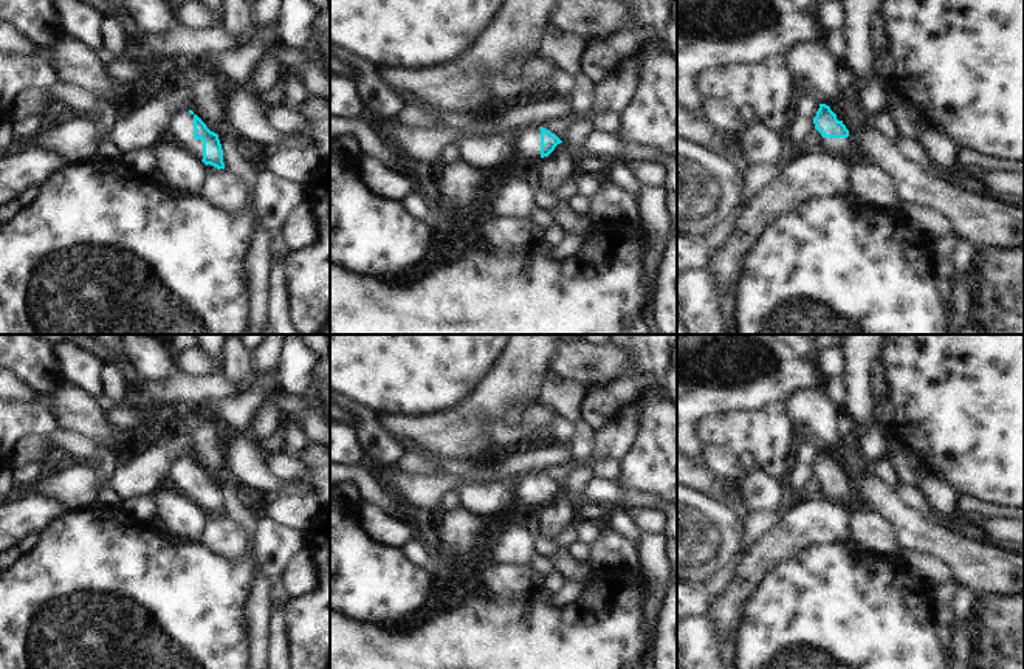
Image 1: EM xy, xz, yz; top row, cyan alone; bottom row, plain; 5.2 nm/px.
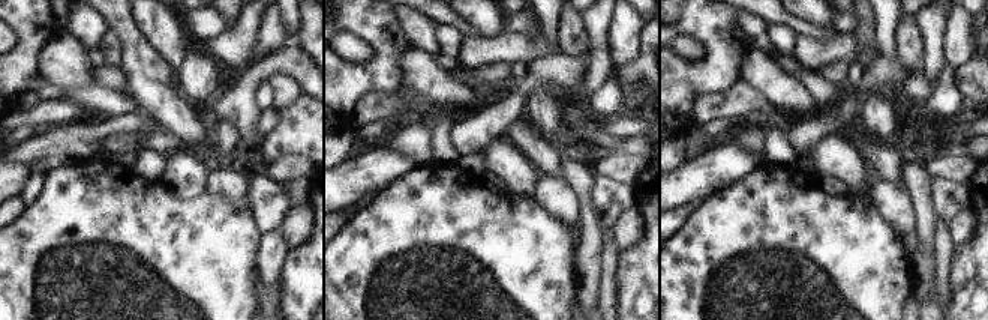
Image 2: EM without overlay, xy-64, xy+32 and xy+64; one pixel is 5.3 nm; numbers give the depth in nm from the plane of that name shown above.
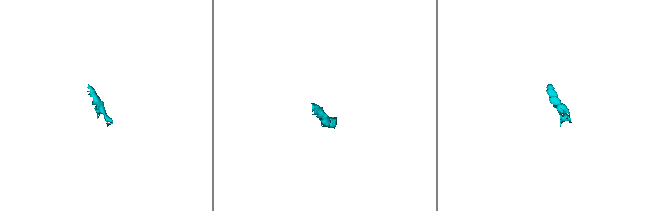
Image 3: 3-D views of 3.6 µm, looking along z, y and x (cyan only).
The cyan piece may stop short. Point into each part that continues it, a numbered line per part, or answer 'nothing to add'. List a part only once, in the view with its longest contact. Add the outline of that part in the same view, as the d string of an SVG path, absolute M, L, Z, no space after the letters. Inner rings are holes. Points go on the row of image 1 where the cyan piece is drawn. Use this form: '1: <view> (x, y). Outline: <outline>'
1: xy (182, 124). Outline: M187 105L181 107L169 121L170 138L203 160L203 141L194 138L194 115Z

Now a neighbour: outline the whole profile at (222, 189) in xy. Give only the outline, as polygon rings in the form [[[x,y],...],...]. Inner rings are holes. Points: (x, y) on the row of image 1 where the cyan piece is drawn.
[[[225,169],[208,172],[203,178],[200,195],[211,206],[231,215],[239,215],[248,201],[245,183]]]

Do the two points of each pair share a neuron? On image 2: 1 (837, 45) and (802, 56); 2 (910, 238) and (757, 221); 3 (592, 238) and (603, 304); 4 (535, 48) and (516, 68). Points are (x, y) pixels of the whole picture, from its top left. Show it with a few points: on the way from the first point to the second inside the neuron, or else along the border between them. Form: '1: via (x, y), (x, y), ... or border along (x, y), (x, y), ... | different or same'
1: via (828, 50), (811, 54) | same
2: border along (876, 211), (897, 233), (909, 256) | different
3: border along (603, 247), (600, 292), (595, 304) | different
4: border along (510, 62), (526, 65) | different

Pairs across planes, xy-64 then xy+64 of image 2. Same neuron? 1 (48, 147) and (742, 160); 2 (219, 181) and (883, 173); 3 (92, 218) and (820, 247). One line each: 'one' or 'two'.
1: two
2: two
3: one

